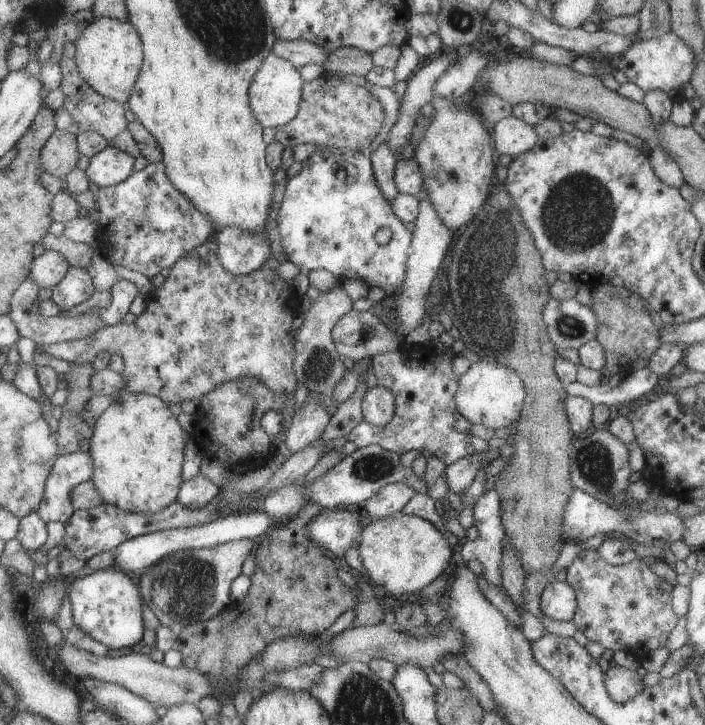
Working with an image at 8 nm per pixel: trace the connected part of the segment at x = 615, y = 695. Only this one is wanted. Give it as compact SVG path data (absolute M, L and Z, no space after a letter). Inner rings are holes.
M619 665L608 667L605 672L605 686L612 700L624 704L636 698L643 691L643 677L636 671Z

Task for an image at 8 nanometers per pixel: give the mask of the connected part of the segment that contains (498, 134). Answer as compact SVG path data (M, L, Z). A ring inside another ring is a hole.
M514 115L496 123L492 136L497 155L512 157L530 150L540 140L533 126Z

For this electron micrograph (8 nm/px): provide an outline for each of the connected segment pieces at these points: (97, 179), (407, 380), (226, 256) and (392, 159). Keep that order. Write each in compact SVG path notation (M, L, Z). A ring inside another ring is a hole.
M109 145L90 159L85 170L88 180L106 188L124 182L134 172L134 156Z
M420 344L403 345L394 352L374 355L371 365L377 385L388 388L394 394L394 418L382 428L363 420L347 434L349 440L355 442L357 448L378 445L398 456L417 450L422 456L437 456L446 465L472 456L475 449L468 438L472 435L472 422L456 408L455 396L460 376L454 372L452 360L454 357L450 354L442 356L432 345Z
M226 226L218 230L213 239L218 243L217 254L222 266L234 275L258 270L272 257L266 230L250 234L236 226Z
M384 144L378 146L372 154L372 168L376 179L376 184L380 188L380 192L384 194L384 198L388 200L388 204L392 206L392 202L396 200L399 190L395 182L396 156L392 152L390 146Z

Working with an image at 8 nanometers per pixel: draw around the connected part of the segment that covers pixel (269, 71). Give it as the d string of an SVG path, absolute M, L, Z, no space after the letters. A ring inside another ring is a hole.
M270 51L252 78L248 91L250 108L263 128L278 128L296 118L302 102L304 83L300 70L294 64Z

